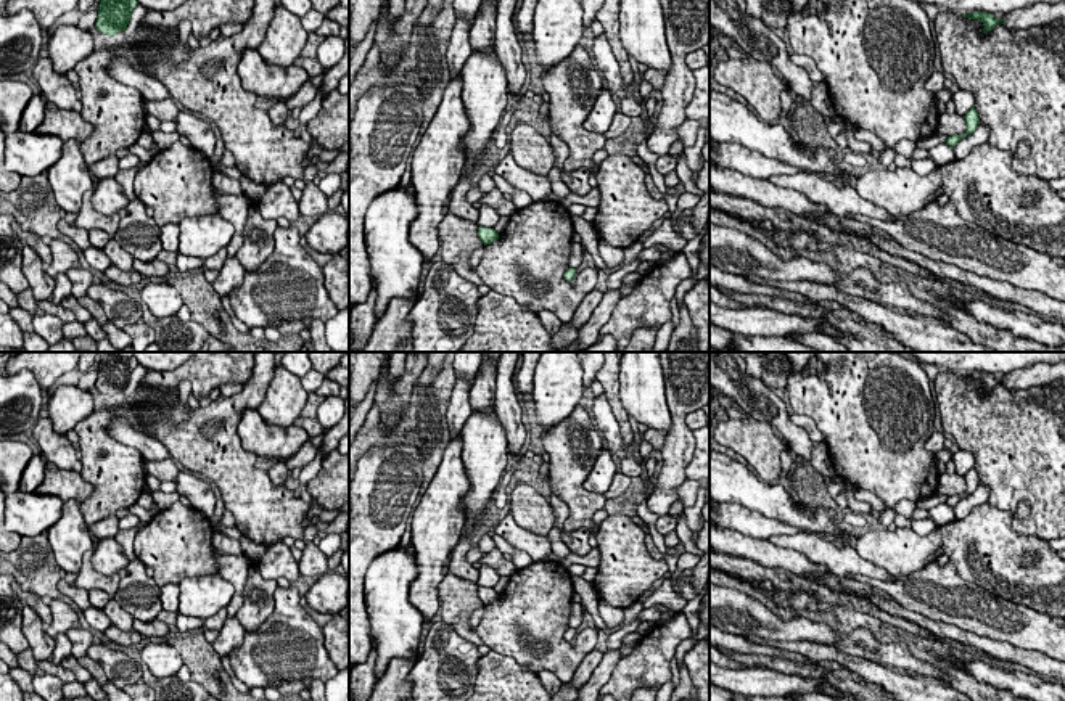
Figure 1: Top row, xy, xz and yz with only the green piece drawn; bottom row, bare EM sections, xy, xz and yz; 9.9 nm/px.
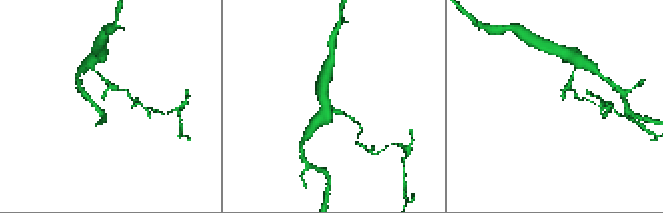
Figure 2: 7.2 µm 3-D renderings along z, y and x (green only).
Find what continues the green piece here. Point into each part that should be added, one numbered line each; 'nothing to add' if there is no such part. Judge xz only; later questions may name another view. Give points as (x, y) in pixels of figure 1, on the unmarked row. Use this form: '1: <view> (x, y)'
nothing to add

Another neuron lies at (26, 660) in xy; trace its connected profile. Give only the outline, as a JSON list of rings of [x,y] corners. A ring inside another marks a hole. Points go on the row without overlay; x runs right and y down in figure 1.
[[[31,648],[21,651],[19,654],[16,654],[16,658],[18,658],[18,667],[27,670],[32,677],[45,674],[39,667]]]

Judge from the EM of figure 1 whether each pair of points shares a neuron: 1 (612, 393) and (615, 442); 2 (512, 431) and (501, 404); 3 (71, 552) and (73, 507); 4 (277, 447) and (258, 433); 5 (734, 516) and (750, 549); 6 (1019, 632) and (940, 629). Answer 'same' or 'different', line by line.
1: different
2: same
3: same
4: same
5: different
6: different

